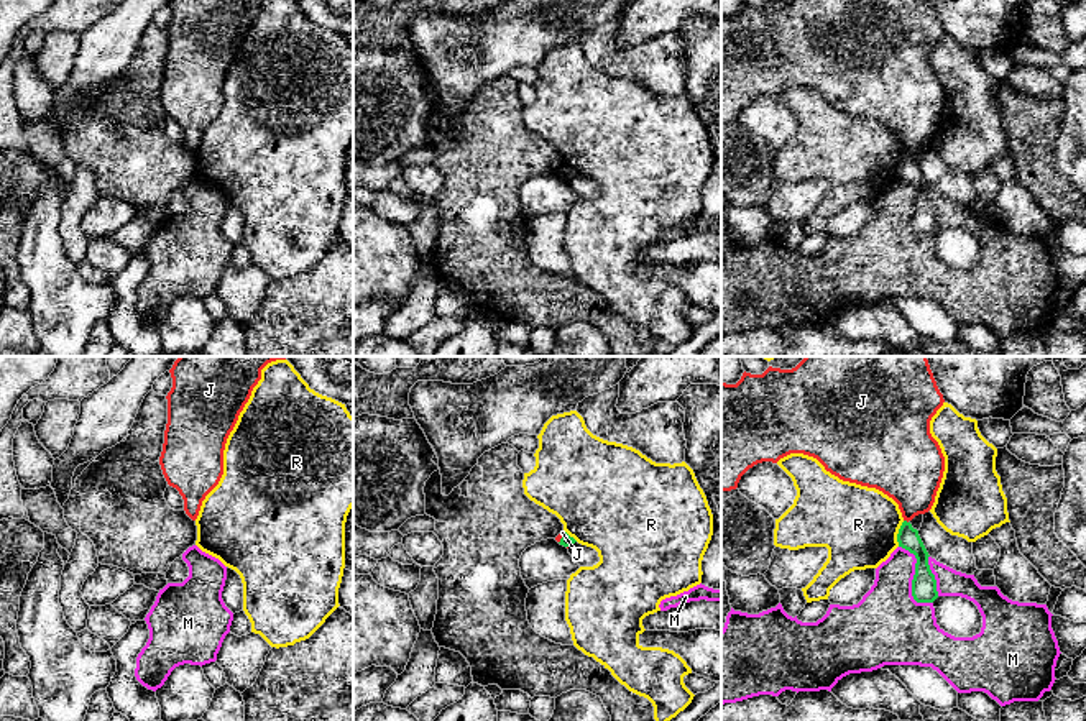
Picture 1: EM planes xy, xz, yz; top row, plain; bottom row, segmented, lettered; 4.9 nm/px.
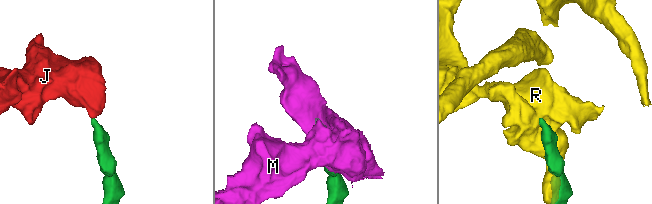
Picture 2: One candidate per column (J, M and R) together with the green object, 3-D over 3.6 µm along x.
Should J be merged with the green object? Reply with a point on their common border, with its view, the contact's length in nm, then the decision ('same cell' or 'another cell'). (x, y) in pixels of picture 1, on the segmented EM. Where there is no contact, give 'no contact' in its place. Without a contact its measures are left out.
meets green in yz at (906, 521); contact 30 nm long; another cell

